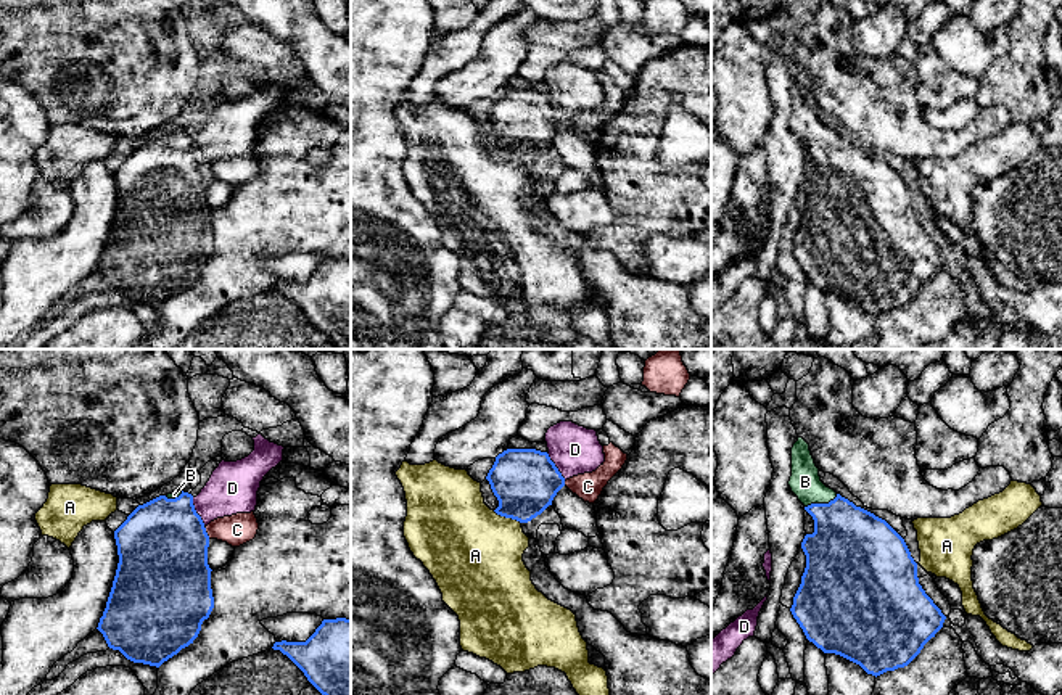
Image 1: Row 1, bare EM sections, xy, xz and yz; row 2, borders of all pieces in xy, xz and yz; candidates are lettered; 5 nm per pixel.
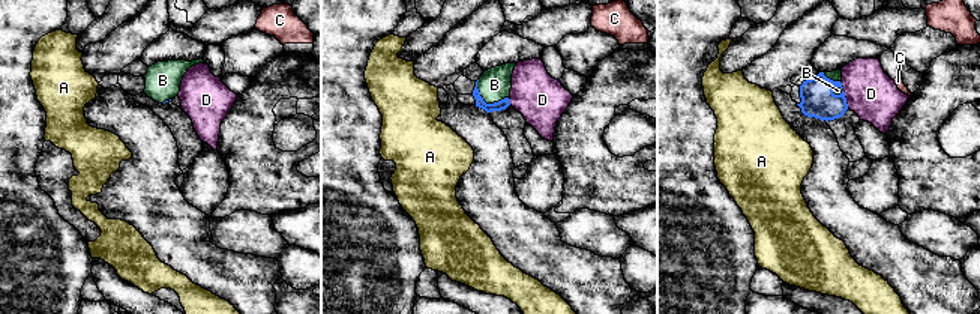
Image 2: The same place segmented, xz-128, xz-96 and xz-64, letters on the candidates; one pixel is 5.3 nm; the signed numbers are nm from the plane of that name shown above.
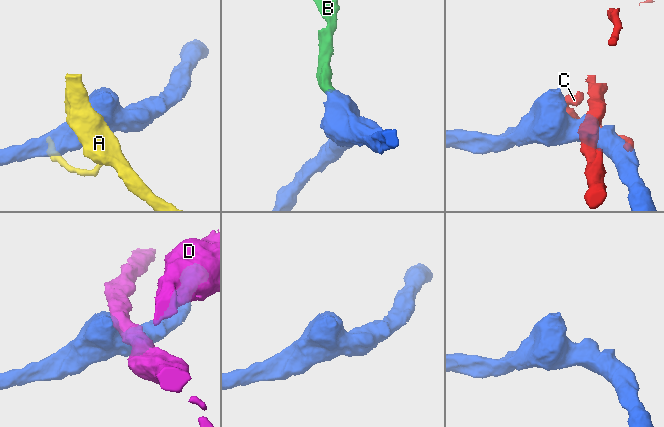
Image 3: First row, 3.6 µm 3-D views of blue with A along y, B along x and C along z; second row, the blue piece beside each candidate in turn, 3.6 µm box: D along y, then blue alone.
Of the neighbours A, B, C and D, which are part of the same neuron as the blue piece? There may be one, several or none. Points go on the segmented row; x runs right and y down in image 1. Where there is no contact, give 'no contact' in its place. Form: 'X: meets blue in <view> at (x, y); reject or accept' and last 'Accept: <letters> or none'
A: meets blue in xz at (507, 517); reject
B: meets blue in yz at (821, 504); accept
C: meets blue in xy at (206, 533); reject
D: meets blue in xy at (195, 512); reject
Accept: B

